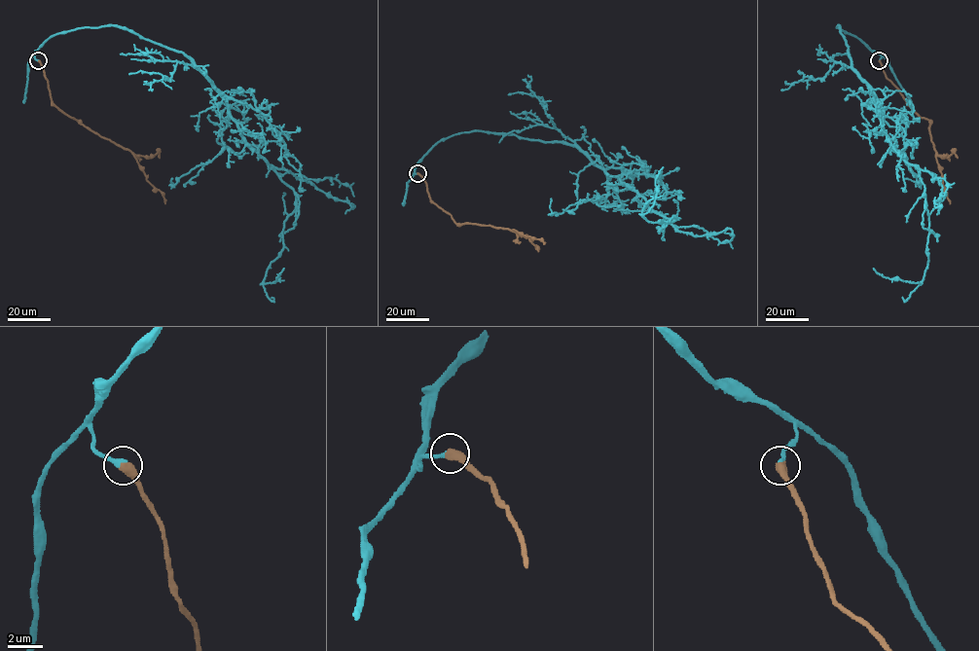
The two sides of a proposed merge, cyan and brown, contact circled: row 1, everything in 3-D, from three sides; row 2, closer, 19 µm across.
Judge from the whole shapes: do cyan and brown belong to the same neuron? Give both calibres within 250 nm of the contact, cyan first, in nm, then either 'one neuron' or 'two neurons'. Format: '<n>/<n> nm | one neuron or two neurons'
320/550 nm | one neuron

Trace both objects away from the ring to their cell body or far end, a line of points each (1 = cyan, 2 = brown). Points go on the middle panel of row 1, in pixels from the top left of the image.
1: (417, 173), (439, 141), (460, 132), (565, 141), (674, 219), (664, 223), (642, 216), (663, 167)
2: (417, 173), (426, 184), (430, 199), (457, 224), (513, 230), (544, 243)

